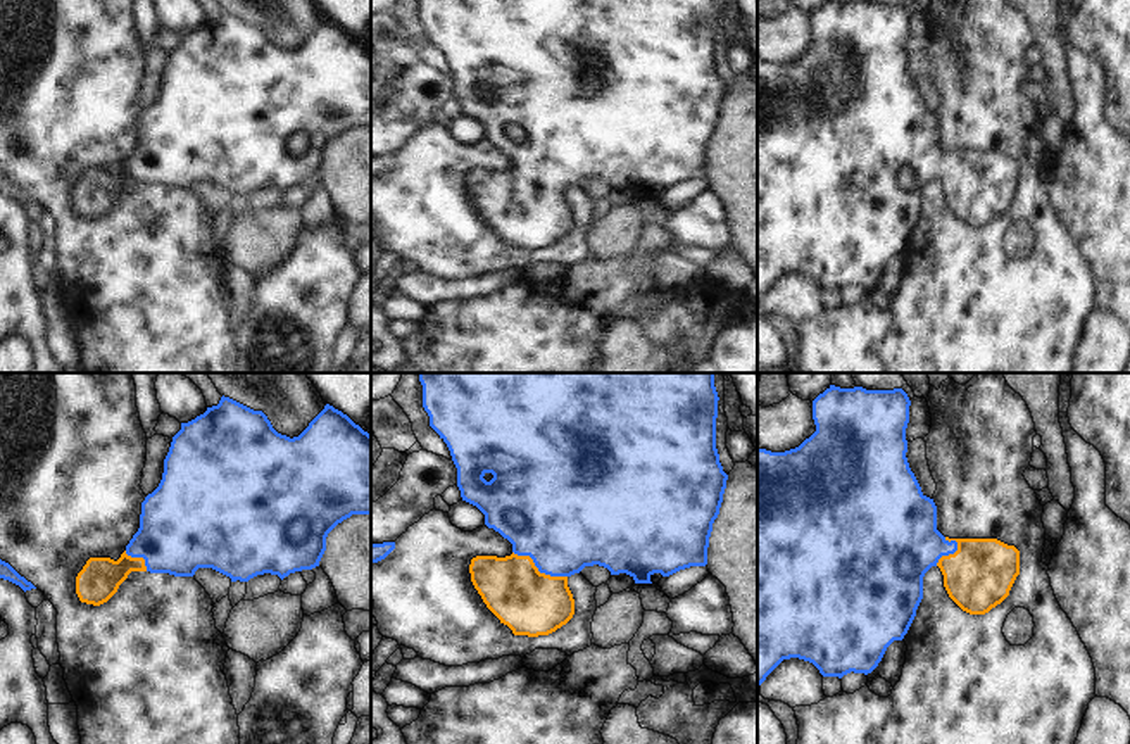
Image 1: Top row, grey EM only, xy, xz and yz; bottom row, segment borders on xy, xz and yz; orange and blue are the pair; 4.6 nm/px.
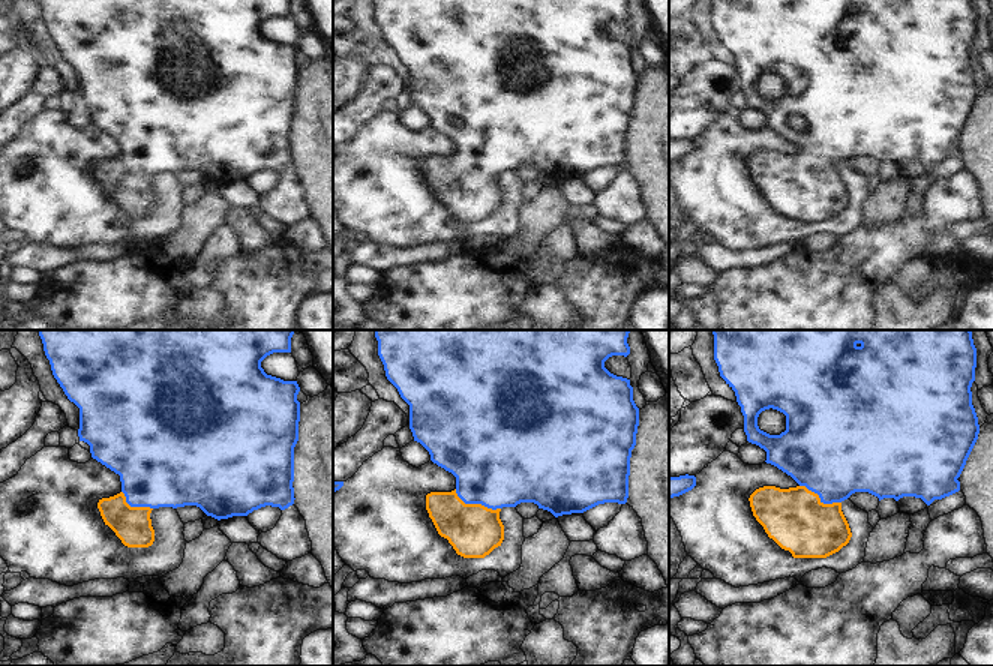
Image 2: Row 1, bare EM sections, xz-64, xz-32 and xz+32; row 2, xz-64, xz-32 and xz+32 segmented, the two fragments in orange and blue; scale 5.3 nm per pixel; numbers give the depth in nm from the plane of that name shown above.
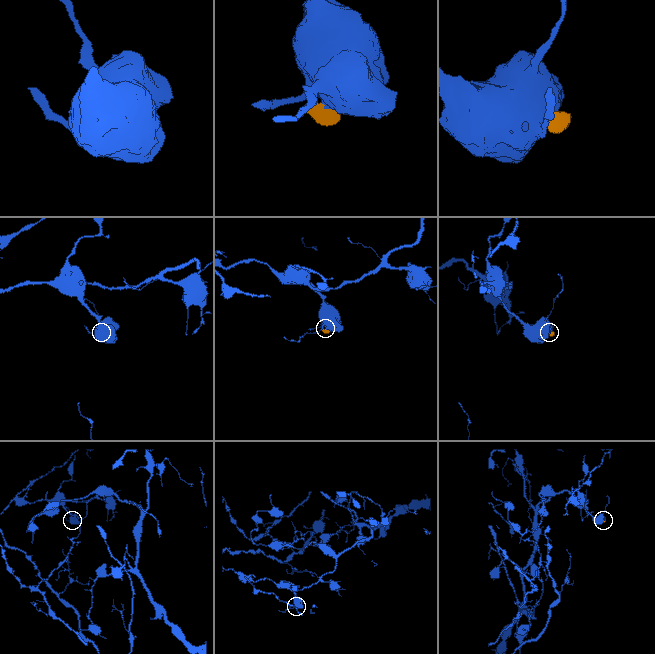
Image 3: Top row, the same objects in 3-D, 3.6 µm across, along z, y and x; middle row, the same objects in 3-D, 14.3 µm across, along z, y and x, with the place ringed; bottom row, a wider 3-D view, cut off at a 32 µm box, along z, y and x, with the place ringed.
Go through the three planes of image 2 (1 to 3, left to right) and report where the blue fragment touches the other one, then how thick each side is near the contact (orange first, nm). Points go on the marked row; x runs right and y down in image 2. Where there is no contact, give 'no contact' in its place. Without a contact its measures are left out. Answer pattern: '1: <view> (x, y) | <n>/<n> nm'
1: xz-64 (134, 507) | 200/420 nm
2: xz-32 (476, 504) | 280/460 nm
3: xz+32 (819, 498) | 320/460 nm

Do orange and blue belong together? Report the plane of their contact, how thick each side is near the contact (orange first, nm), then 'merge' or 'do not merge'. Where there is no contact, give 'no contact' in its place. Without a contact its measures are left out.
meets orange in xz; 300 nm thick on the orange side, 440 nm on the other; merge

